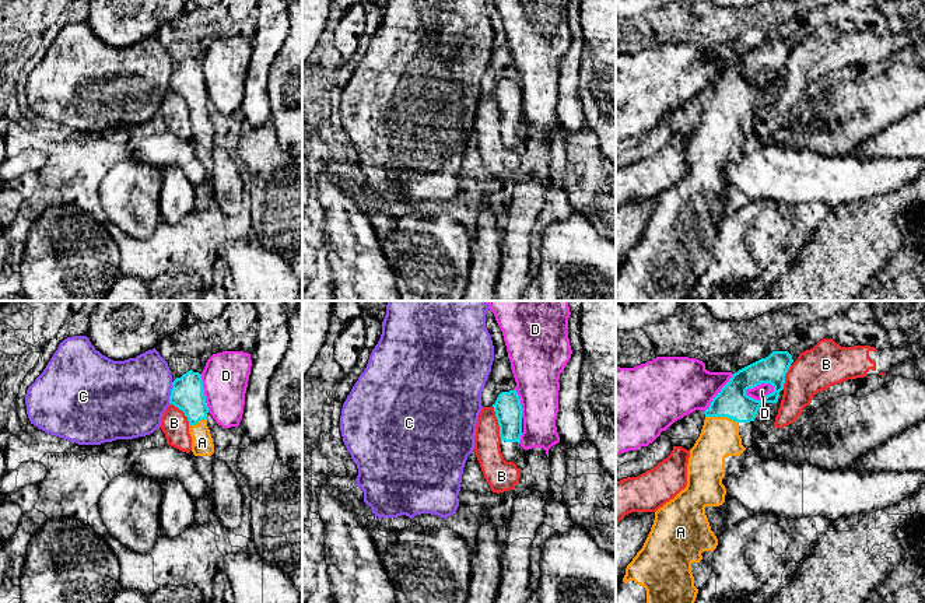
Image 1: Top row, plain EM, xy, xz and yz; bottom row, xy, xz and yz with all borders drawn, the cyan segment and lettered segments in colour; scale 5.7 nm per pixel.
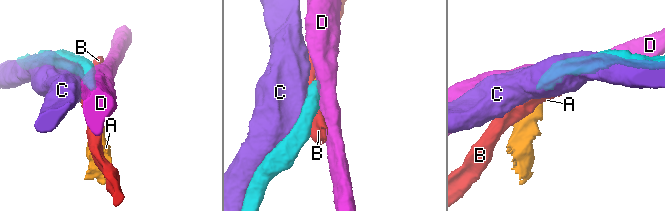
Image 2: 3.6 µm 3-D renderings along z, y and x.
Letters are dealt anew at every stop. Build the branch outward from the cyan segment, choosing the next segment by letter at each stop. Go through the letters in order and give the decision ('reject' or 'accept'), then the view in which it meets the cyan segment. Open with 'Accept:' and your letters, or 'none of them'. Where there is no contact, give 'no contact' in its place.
Accept: A
A: accept; contact in yz
B: reject; contact in xz
C: reject; contact in xy
D: reject; contact in yz

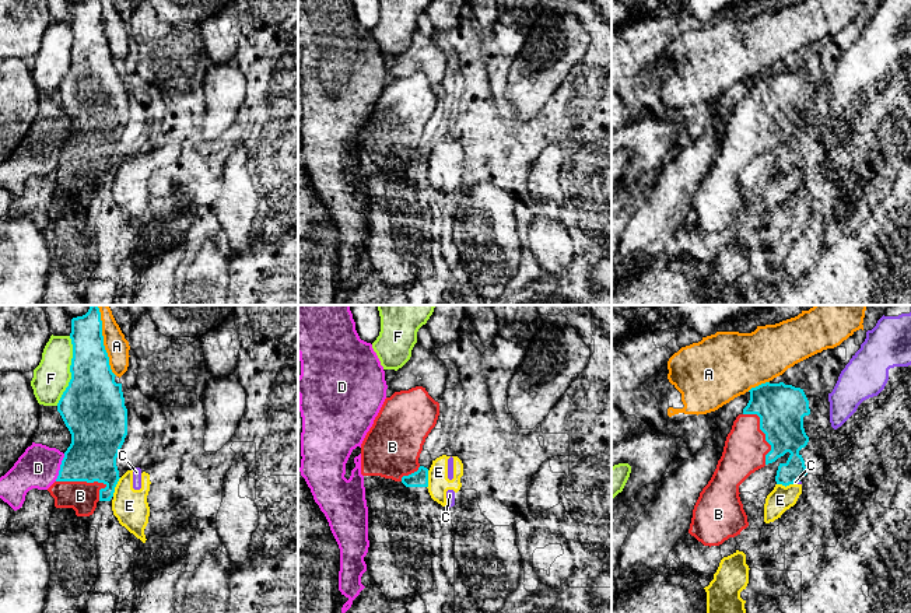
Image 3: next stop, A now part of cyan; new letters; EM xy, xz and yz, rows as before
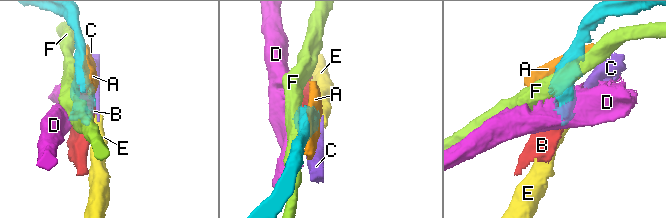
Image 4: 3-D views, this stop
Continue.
Accept: B
A: reject; contact in xy
B: accept; contact in xy
C: reject; contact in yz
D: reject; contact in xy
E: reject; contact in xy
F: reject; contact in xy

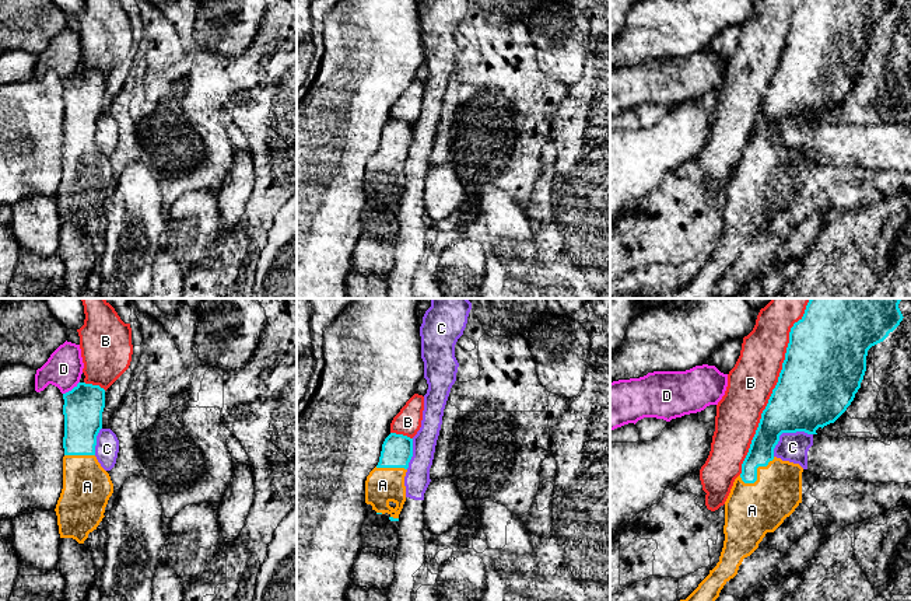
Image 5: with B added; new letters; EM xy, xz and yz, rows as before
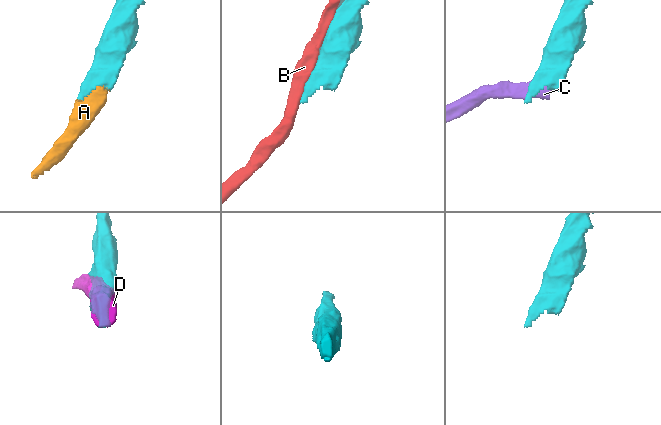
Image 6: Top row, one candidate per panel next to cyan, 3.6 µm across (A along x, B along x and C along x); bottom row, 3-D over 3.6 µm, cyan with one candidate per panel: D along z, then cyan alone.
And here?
Accept: A
A: accept; contact in yz
B: reject; contact in yz
C: reject; contact in yz
D: reject; contact in xy

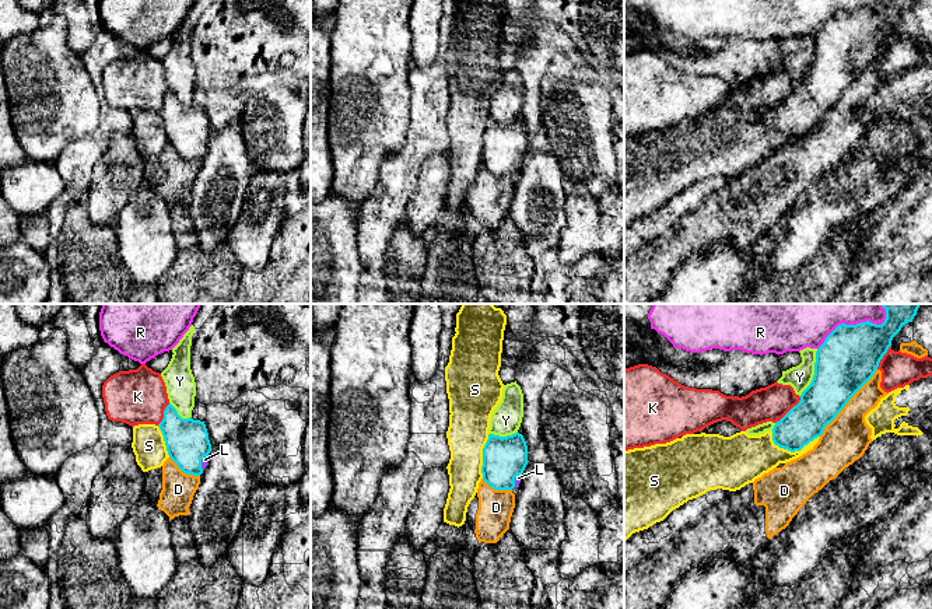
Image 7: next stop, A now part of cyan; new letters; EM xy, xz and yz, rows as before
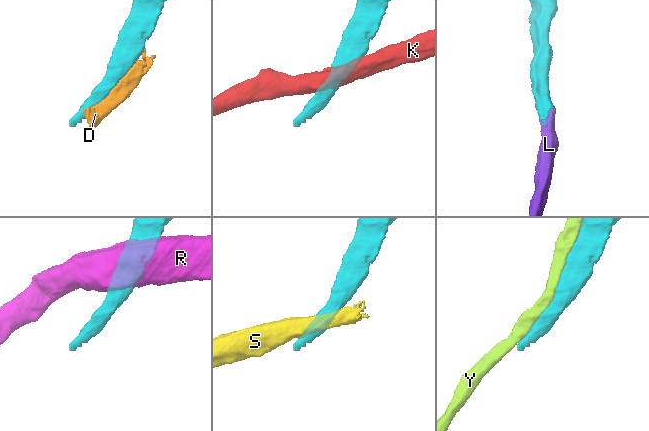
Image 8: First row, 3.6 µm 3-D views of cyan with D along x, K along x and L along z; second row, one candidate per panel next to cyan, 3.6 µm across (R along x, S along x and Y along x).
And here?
Accept: L
D: reject; contact in yz
K: reject; contact in yz
L: accept; contact in xy
R: reject; contact in yz
S: reject; contact in yz
Y: reject; contact in yz

